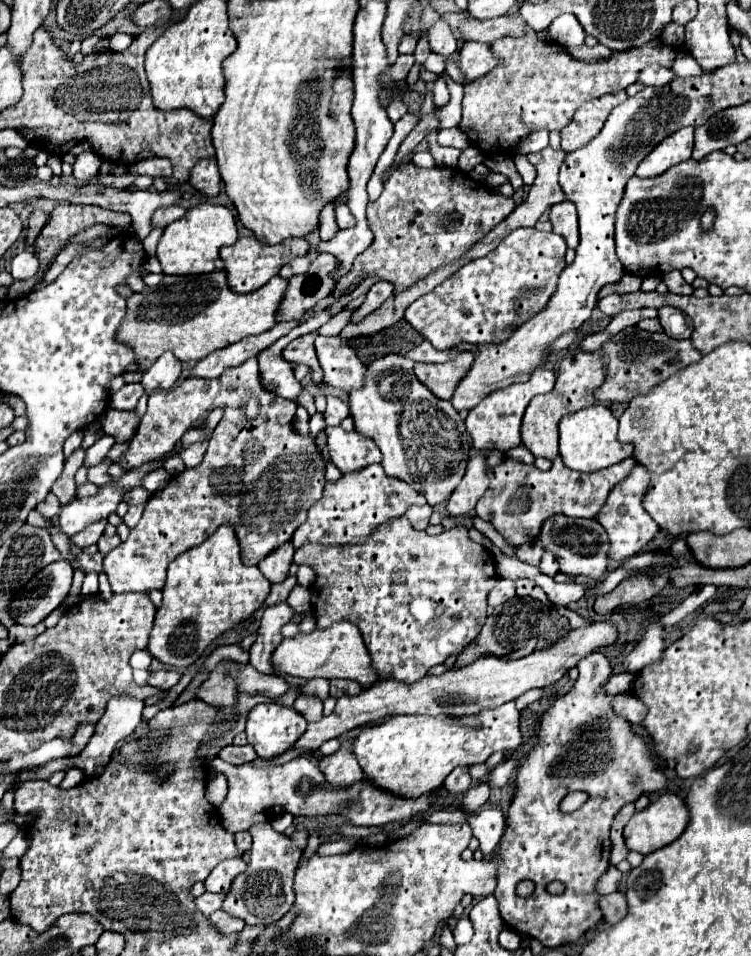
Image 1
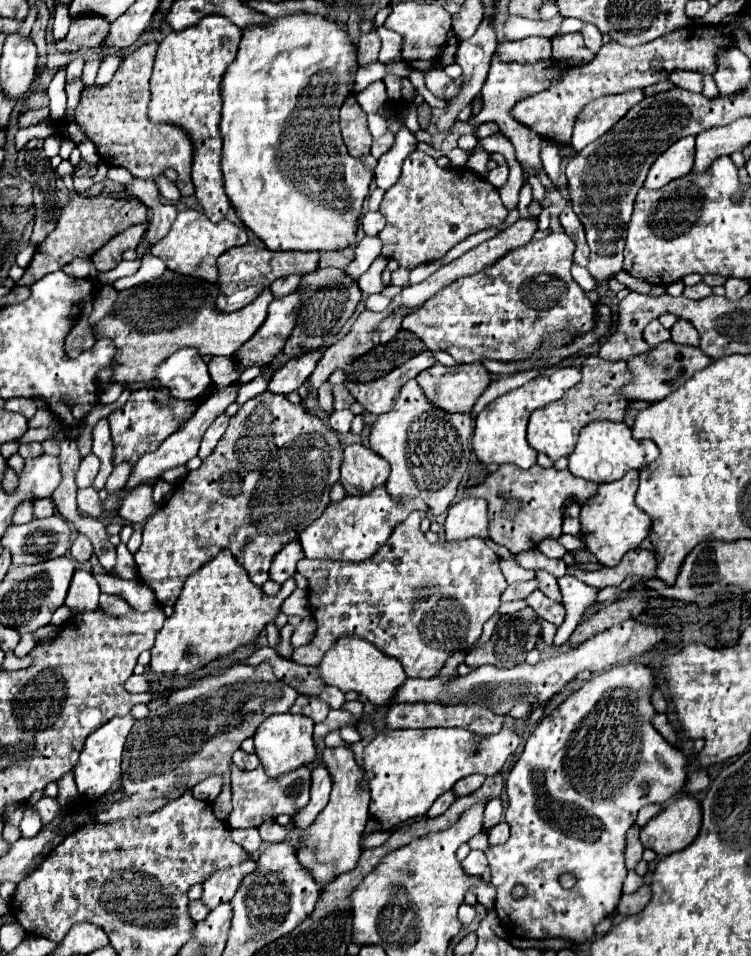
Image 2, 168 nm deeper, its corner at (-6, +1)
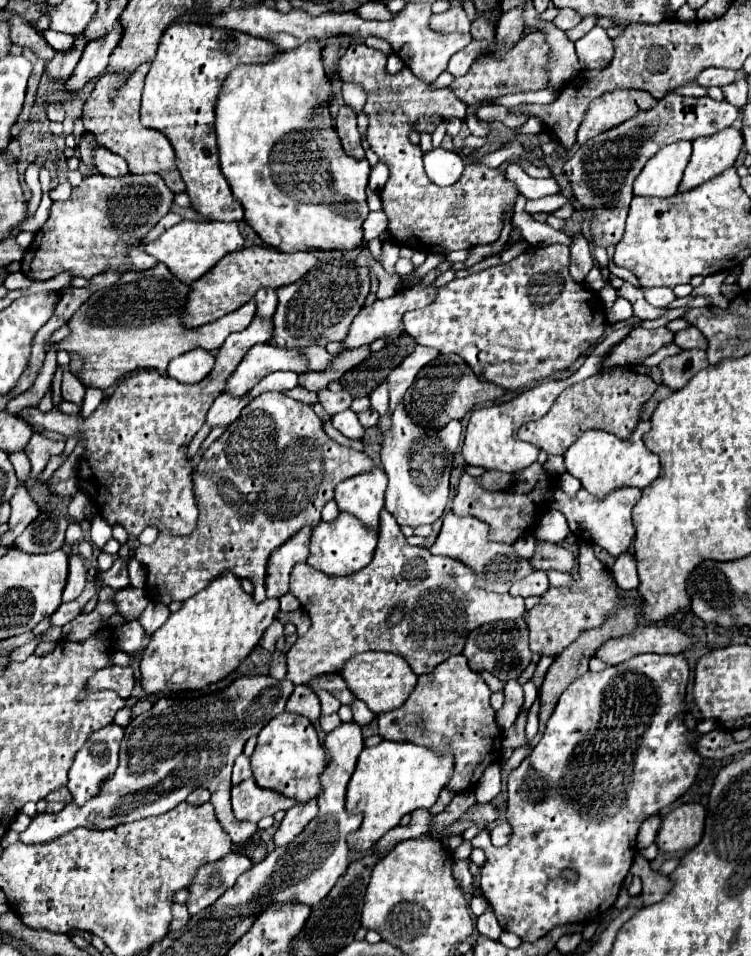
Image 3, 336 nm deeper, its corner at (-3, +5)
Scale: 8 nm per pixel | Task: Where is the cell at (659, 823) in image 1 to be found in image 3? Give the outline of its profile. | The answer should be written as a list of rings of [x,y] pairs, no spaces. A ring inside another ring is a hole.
[[[682,804],[672,810],[656,836],[658,848],[666,852],[688,852],[700,840],[704,832],[706,810],[702,804]]]

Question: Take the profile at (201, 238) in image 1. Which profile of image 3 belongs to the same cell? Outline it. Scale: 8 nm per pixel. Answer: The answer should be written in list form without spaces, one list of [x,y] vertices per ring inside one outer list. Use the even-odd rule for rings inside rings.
[[[182,220],[180,224],[162,232],[154,242],[148,242],[144,250],[158,262],[166,264],[172,276],[184,280],[186,284],[202,278],[210,268],[214,268],[226,254],[242,250],[244,238],[240,234],[238,222],[192,222]]]

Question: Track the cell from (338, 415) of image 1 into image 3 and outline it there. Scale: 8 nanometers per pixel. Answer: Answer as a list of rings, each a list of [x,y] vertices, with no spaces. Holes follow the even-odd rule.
[[[344,410],[344,412],[334,414],[332,416],[332,426],[336,430],[340,430],[350,440],[362,440],[362,436],[364,436],[364,428],[358,422],[356,412],[352,412],[352,410]]]

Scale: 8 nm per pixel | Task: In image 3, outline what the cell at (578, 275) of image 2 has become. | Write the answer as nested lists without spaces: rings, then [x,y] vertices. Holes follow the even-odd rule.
[[[594,266],[586,275],[584,280],[584,285],[593,291],[599,291],[605,285],[605,283],[604,277],[598,266]]]

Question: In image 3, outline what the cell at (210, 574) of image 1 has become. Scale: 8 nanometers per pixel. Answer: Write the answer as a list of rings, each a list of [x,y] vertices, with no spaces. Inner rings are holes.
[[[224,574],[182,604],[150,638],[140,658],[140,684],[146,694],[202,690],[228,678],[250,656],[264,630],[278,614],[278,600],[256,604],[240,588],[240,578]]]

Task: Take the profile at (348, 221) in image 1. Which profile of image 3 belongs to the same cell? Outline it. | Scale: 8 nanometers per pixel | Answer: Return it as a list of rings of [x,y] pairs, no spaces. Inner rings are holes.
[[[378,210],[378,212],[370,212],[366,222],[364,222],[364,248],[366,248],[366,242],[370,238],[376,238],[376,236],[384,236],[386,234],[386,228],[388,226],[388,216]]]

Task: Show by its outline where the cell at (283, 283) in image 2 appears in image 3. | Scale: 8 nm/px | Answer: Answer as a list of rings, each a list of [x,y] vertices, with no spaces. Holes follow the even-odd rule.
[[[262,288],[260,292],[256,292],[254,300],[256,300],[256,316],[260,316],[260,318],[266,318],[266,320],[274,316],[274,310],[276,310],[276,304],[278,304],[276,290]]]

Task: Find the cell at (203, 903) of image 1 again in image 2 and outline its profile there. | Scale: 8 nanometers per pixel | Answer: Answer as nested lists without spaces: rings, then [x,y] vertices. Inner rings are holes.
[[[193,900],[193,902],[189,904],[189,914],[191,914],[191,918],[193,918],[195,922],[201,922],[201,920],[209,914],[209,908],[203,904],[203,900]]]

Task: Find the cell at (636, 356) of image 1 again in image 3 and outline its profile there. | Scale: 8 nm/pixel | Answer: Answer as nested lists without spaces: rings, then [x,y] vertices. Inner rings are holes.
[[[682,350],[678,356],[670,356],[660,364],[662,384],[672,390],[680,390],[688,380],[708,366],[704,350]]]

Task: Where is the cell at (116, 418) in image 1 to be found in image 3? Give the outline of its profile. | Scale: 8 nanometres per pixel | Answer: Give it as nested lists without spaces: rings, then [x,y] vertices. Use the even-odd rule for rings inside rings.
[[[254,318],[244,332],[228,336],[224,346],[216,354],[216,366],[212,372],[198,384],[180,384],[178,380],[172,380],[170,376],[160,376],[156,370],[138,370],[134,374],[128,374],[122,382],[118,382],[116,390],[108,394],[106,402],[100,402],[100,406],[88,416],[82,418],[80,414],[62,414],[60,410],[50,410],[42,414],[38,408],[26,408],[22,418],[32,426],[42,426],[46,430],[56,430],[66,438],[76,436],[78,440],[84,440],[84,454],[78,462],[78,486],[82,492],[90,496],[90,502],[96,506],[98,514],[110,524],[110,526],[122,526],[130,536],[138,536],[146,526],[152,526],[160,532],[168,532],[174,536],[188,536],[196,528],[198,522],[198,506],[194,498],[194,474],[196,466],[188,458],[188,444],[196,436],[196,432],[204,424],[204,416],[208,408],[212,406],[212,400],[224,392],[228,376],[236,370],[236,366],[242,362],[246,352],[254,344],[264,344],[272,336],[272,320]]]

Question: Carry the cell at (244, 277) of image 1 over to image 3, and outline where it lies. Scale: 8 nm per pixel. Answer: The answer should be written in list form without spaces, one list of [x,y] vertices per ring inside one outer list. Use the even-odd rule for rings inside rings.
[[[260,246],[232,252],[230,256],[224,256],[200,280],[190,284],[188,300],[186,300],[186,306],[182,312],[182,324],[186,328],[194,328],[194,326],[214,322],[214,320],[226,316],[228,312],[238,310],[242,304],[250,302],[260,288],[280,288],[280,286],[288,286],[288,284],[300,280],[316,262],[318,260],[312,252],[282,254],[274,248],[260,248]]]

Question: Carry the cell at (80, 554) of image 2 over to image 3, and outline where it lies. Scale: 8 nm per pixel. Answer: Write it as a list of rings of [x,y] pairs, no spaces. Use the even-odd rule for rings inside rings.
[[[70,560],[68,586],[64,588],[64,596],[62,596],[62,600],[64,600],[64,602],[72,602],[72,600],[76,600],[76,598],[82,594],[84,586],[86,586],[86,570],[84,570],[82,560]]]

